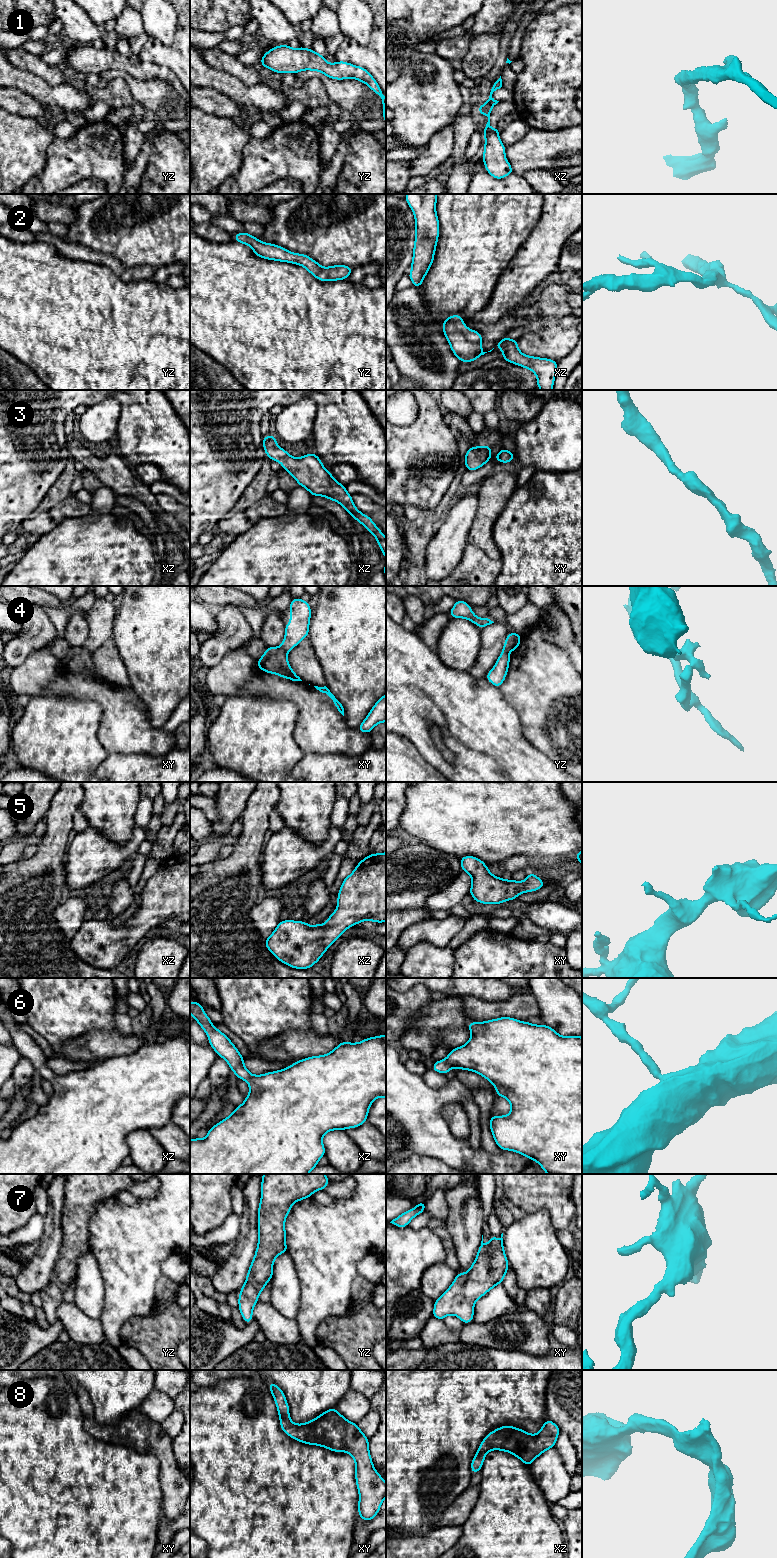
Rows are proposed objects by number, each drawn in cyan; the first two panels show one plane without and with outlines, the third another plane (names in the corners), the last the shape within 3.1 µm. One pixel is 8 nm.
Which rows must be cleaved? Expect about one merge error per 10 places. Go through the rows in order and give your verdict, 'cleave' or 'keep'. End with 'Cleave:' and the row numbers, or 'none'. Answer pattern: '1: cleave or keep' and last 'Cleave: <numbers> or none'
1: keep
2: keep
3: keep
4: cleave
5: keep
6: keep
7: keep
8: keep
Cleave: 4

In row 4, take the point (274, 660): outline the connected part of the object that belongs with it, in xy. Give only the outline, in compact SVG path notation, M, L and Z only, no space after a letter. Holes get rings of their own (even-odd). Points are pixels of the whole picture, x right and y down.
M267 647L257 661L257 667L263 672L277 674L292 681L302 681L289 665L287 653L281 647Z

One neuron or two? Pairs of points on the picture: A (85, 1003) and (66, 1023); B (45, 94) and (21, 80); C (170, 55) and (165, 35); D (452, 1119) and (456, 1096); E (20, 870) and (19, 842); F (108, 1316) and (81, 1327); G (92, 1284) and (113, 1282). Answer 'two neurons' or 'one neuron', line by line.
A: one neuron
B: one neuron
C: two neurons
D: two neurons
E: two neurons
F: two neurons
G: two neurons

